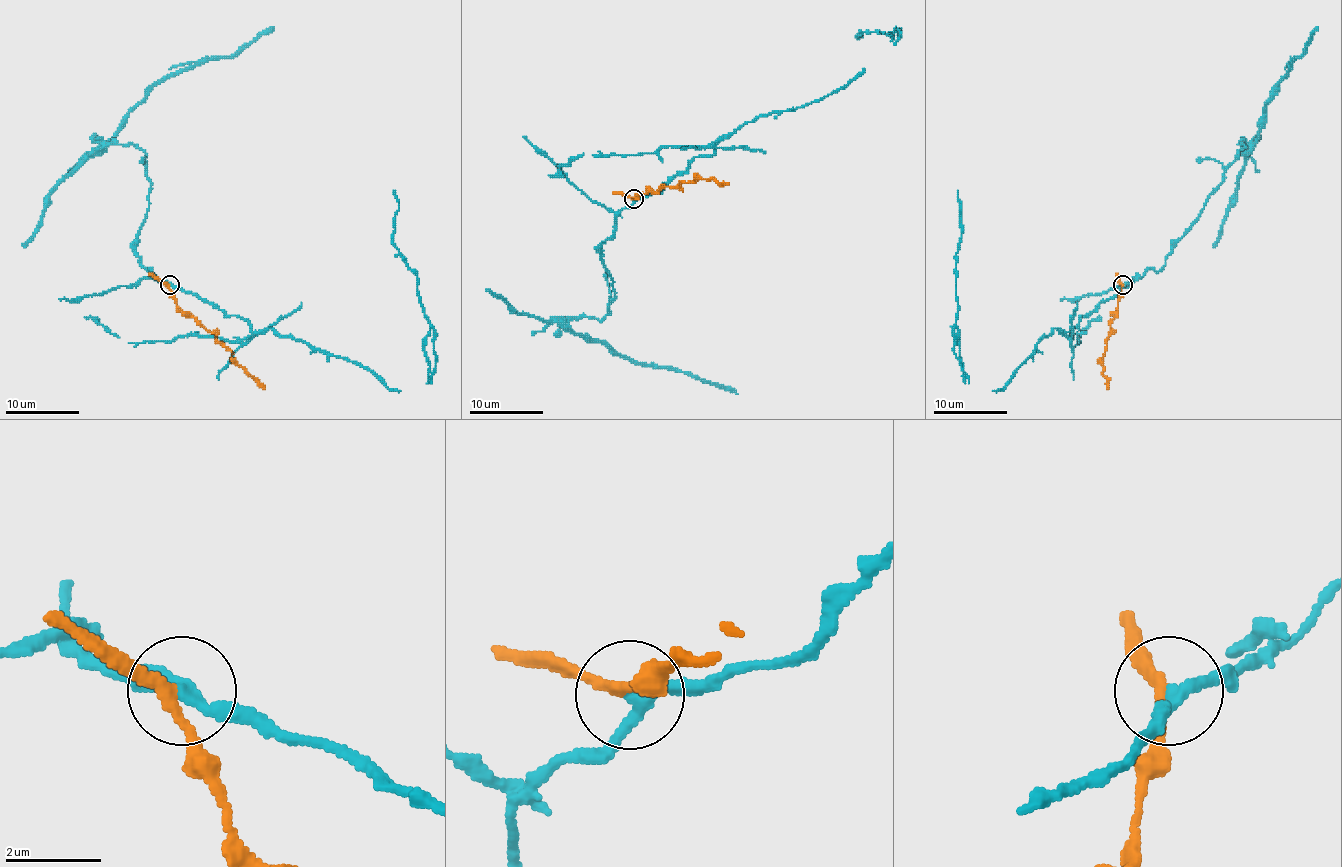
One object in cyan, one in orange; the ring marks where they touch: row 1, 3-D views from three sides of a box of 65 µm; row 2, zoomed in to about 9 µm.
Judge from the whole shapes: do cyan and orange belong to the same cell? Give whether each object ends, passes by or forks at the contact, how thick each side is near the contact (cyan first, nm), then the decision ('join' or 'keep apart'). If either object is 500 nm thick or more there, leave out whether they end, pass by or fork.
cyan passes by; orange passes by; calibres 240 and 200 nm; keep apart

